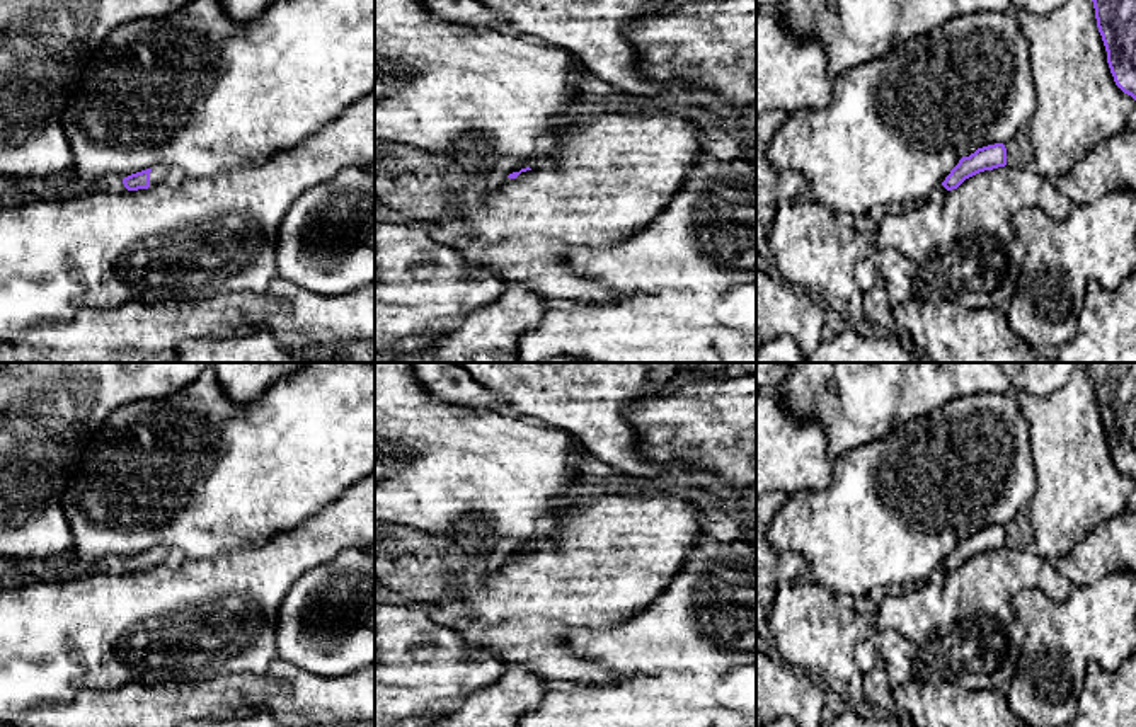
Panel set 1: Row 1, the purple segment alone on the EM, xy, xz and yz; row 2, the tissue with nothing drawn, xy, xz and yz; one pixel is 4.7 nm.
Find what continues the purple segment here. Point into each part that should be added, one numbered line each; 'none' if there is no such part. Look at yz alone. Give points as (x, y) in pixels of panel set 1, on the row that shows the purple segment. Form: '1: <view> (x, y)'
none

